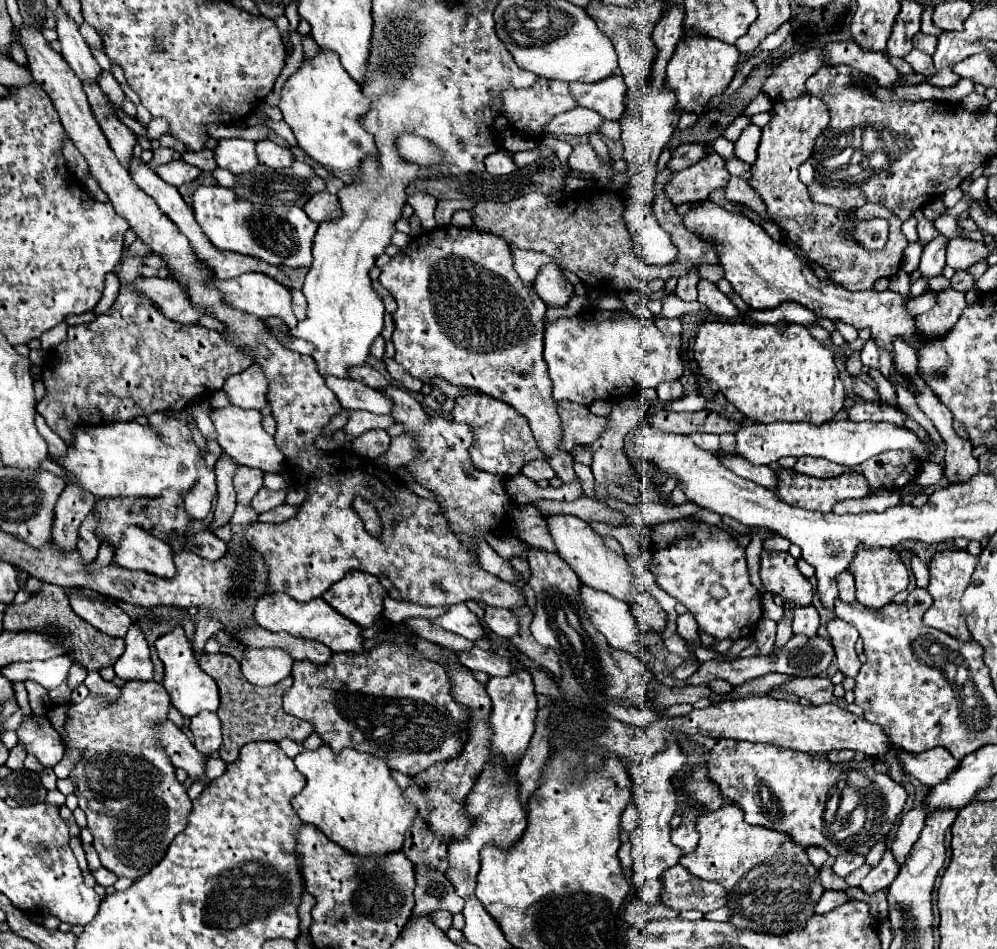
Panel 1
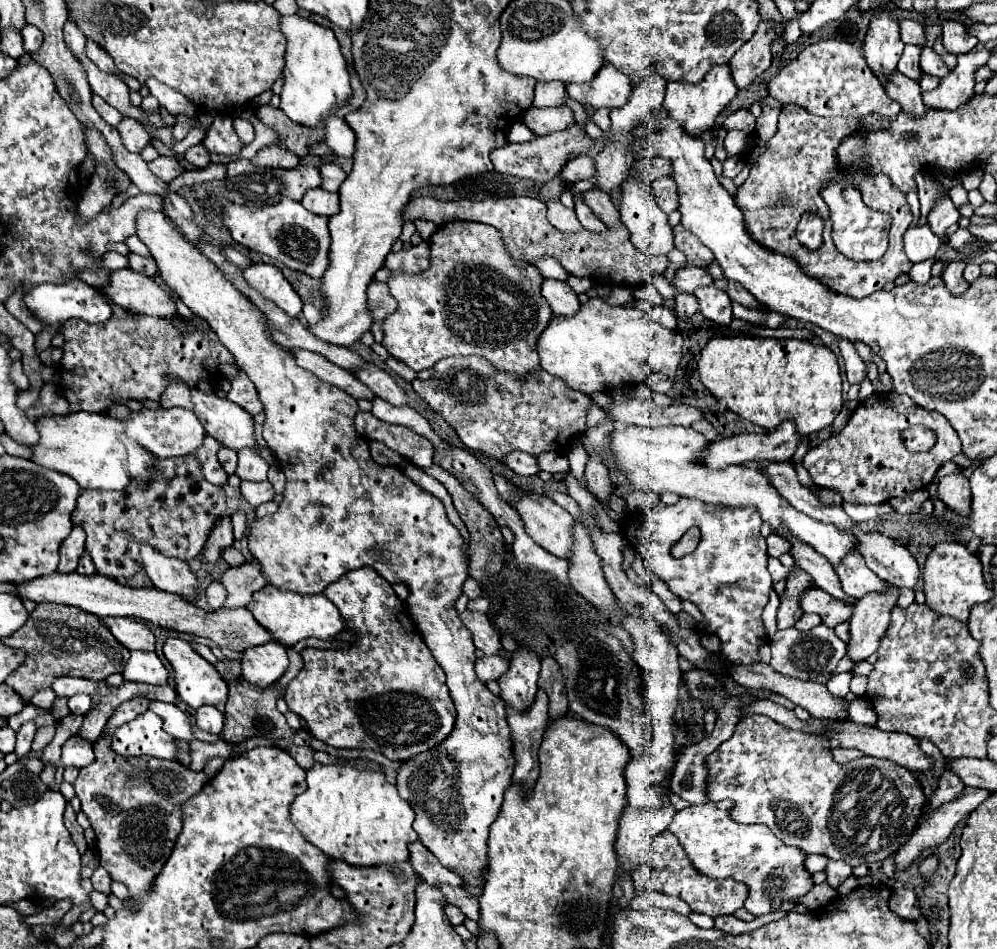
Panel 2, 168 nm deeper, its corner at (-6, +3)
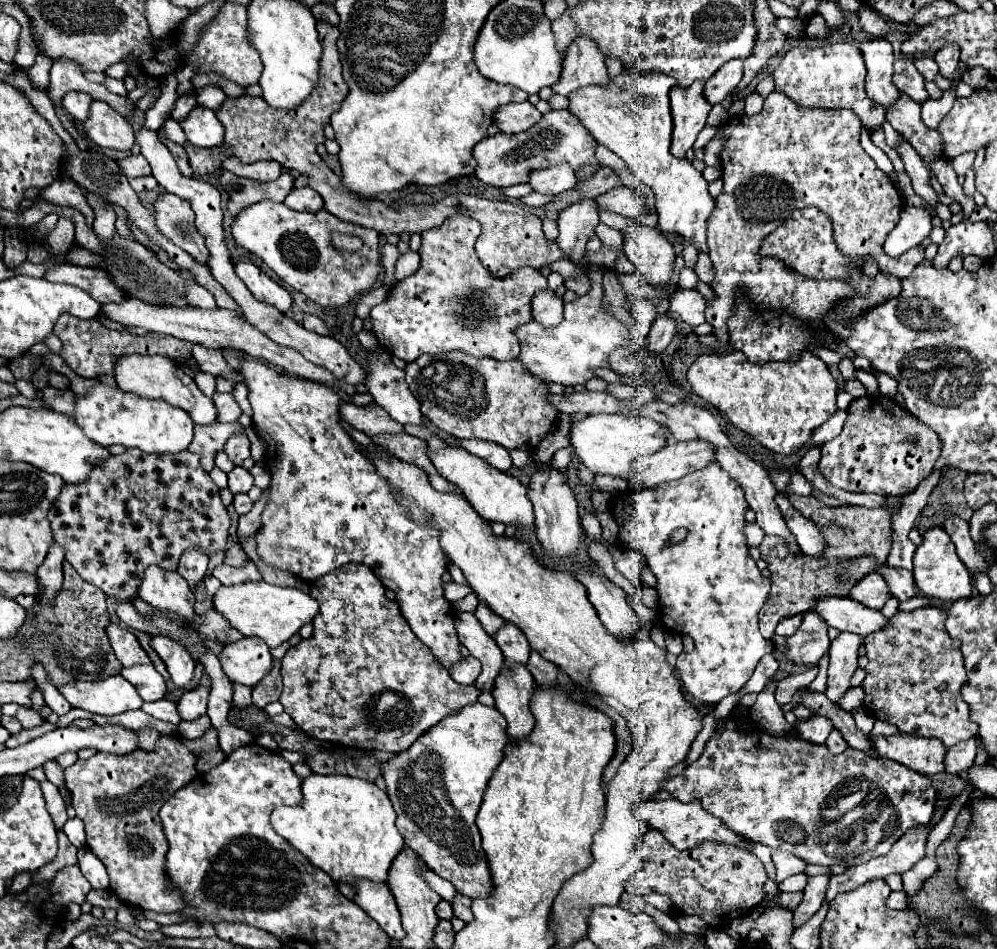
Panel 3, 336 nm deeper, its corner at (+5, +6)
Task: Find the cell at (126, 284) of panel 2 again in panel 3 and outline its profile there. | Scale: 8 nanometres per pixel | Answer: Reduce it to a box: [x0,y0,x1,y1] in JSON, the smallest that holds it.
[43,263,127,305]

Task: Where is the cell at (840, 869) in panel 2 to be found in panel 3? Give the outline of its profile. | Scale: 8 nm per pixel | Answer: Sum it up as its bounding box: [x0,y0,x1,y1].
[793,875,829,927]

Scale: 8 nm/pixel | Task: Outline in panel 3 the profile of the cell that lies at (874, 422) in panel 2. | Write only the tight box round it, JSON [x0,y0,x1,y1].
[819,397,941,497]

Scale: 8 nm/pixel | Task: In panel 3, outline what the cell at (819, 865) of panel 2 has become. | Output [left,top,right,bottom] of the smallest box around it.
[771,851,805,883]

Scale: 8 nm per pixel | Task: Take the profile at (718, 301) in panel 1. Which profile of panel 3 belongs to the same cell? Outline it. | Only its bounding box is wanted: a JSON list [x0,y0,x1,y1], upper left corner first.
[671,289,707,327]

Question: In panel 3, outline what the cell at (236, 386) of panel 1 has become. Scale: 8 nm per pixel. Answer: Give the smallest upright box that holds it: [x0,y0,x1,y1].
[211,393,241,423]

